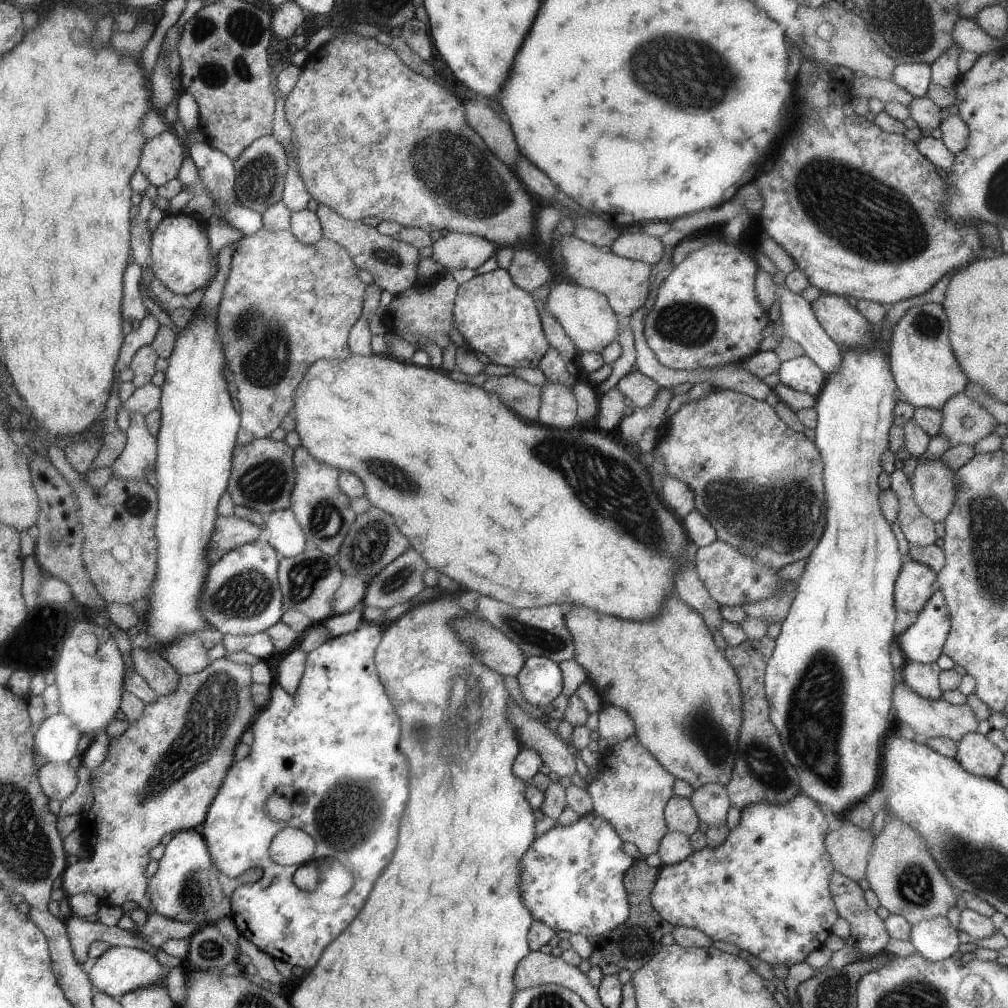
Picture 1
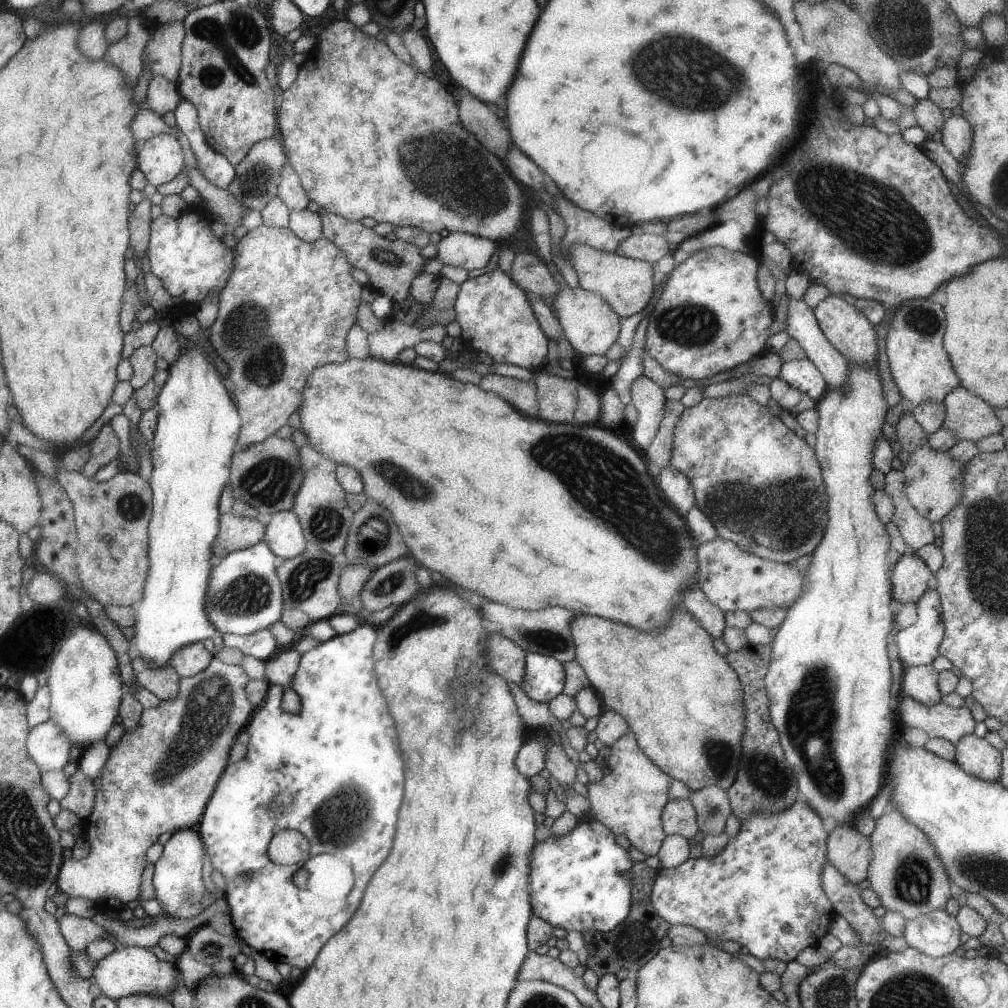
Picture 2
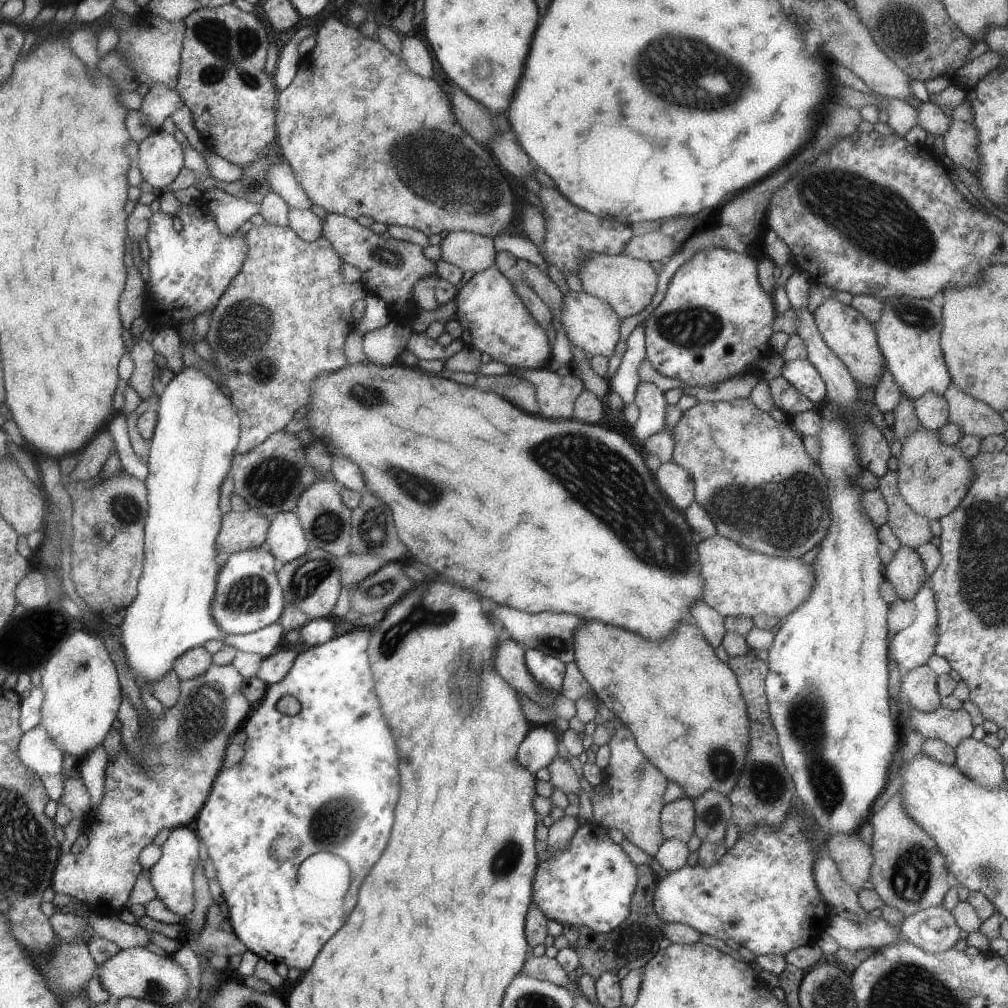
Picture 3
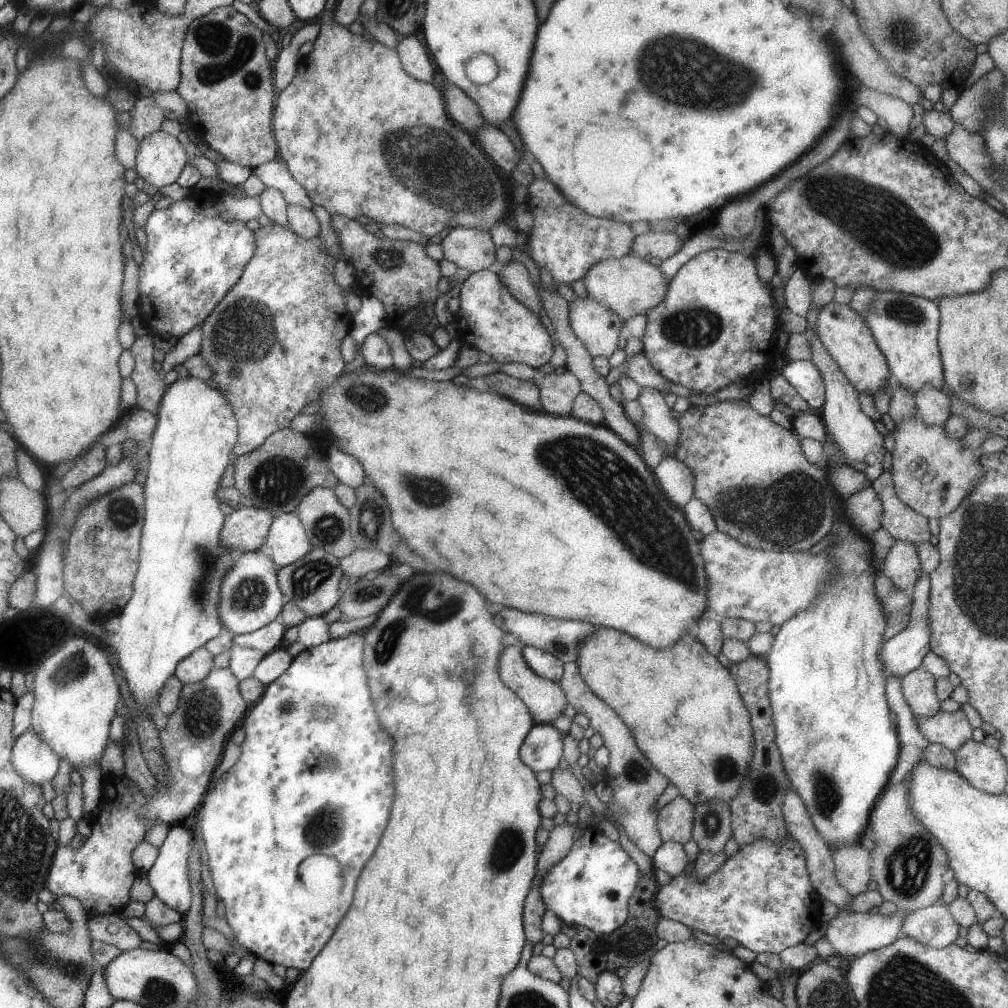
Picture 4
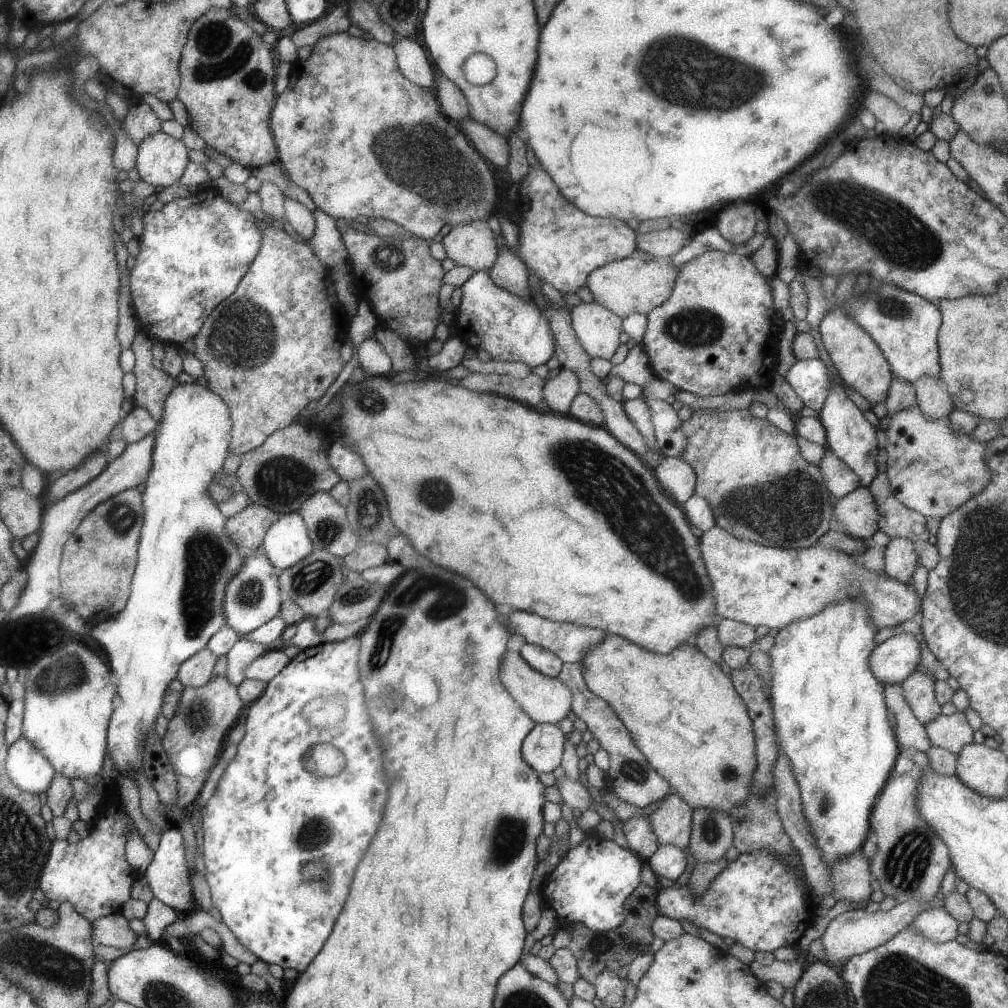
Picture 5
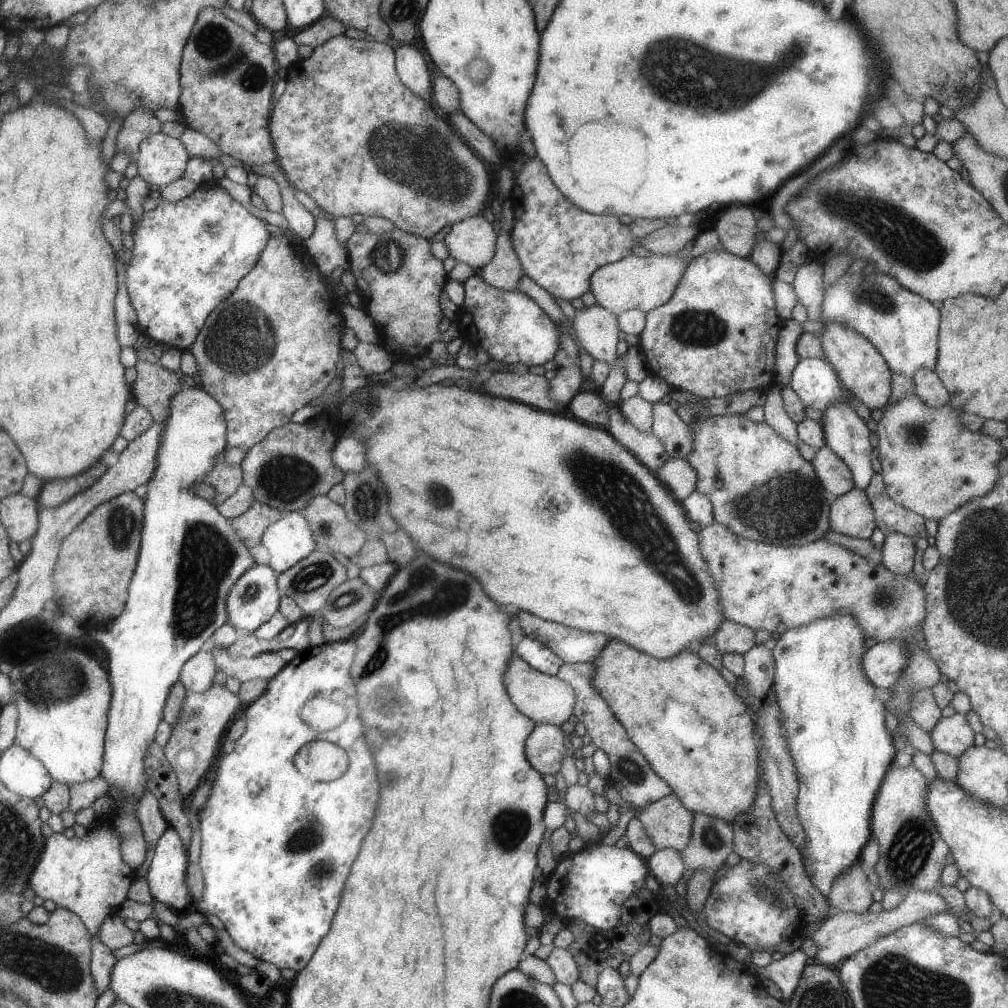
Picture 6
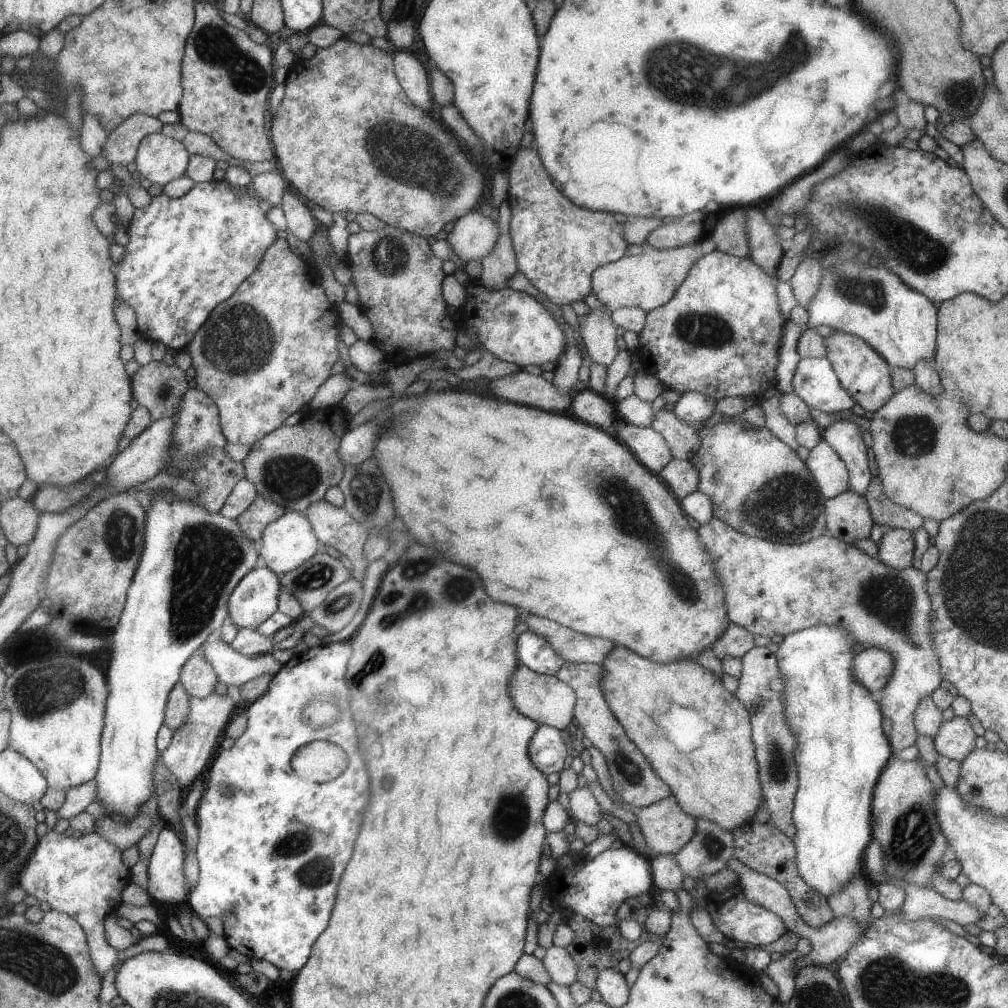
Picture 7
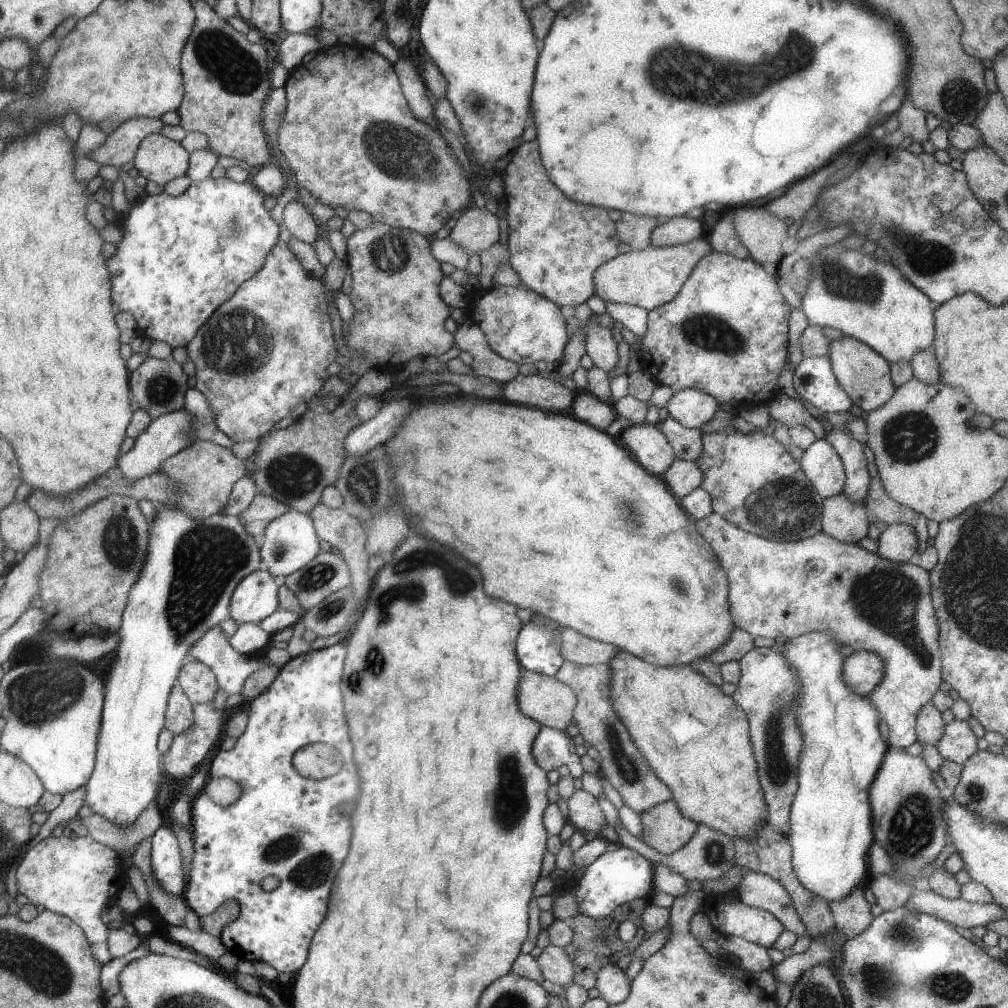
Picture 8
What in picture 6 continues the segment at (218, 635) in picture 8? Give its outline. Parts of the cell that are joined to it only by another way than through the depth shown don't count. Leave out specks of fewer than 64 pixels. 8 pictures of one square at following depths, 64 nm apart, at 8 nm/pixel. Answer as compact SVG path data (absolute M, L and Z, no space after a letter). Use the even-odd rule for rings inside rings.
M211 649L217 670L222 670L226 678L233 677L241 683L251 679L269 680L286 663L276 652L259 653L257 656L247 658L232 657L226 650Z

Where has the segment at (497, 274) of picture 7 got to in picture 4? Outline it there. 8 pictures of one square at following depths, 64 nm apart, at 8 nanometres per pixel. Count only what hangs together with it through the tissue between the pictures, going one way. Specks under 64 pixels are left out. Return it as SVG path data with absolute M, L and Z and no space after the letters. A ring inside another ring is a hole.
M511 260L507 266L498 265L495 269L502 283L510 289L510 293L514 295L523 306L529 308L537 316L542 304L538 299L536 290L533 289L532 281L529 278L527 269L518 261Z

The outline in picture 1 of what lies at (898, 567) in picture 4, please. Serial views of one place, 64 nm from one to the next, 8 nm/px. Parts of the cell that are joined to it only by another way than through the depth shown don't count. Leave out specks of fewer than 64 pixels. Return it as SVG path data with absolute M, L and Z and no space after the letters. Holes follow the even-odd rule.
M905 560L895 581L895 608L901 612L922 610L930 596L938 590L937 573L925 565Z

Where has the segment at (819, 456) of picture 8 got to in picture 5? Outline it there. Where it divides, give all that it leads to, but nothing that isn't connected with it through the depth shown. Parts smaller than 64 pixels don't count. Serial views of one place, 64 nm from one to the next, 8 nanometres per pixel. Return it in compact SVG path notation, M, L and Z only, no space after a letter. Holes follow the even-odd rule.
M827 448L817 466L825 480L827 490L835 500L861 486L856 472Z

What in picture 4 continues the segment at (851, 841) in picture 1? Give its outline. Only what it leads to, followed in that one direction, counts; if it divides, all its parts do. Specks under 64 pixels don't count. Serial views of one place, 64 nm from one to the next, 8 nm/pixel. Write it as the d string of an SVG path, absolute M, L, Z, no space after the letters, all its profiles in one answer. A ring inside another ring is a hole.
M859 842L853 845L837 845L832 850L834 877L850 895L855 897L866 890L870 880L870 852Z

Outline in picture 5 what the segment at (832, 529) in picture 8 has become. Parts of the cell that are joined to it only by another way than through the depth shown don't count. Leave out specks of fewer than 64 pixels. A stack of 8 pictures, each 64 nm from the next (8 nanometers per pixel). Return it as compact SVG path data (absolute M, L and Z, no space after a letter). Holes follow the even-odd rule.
M859 486L840 499L836 499L833 506L833 528L844 534L869 542L872 534L878 530L878 512L871 491L867 487Z

